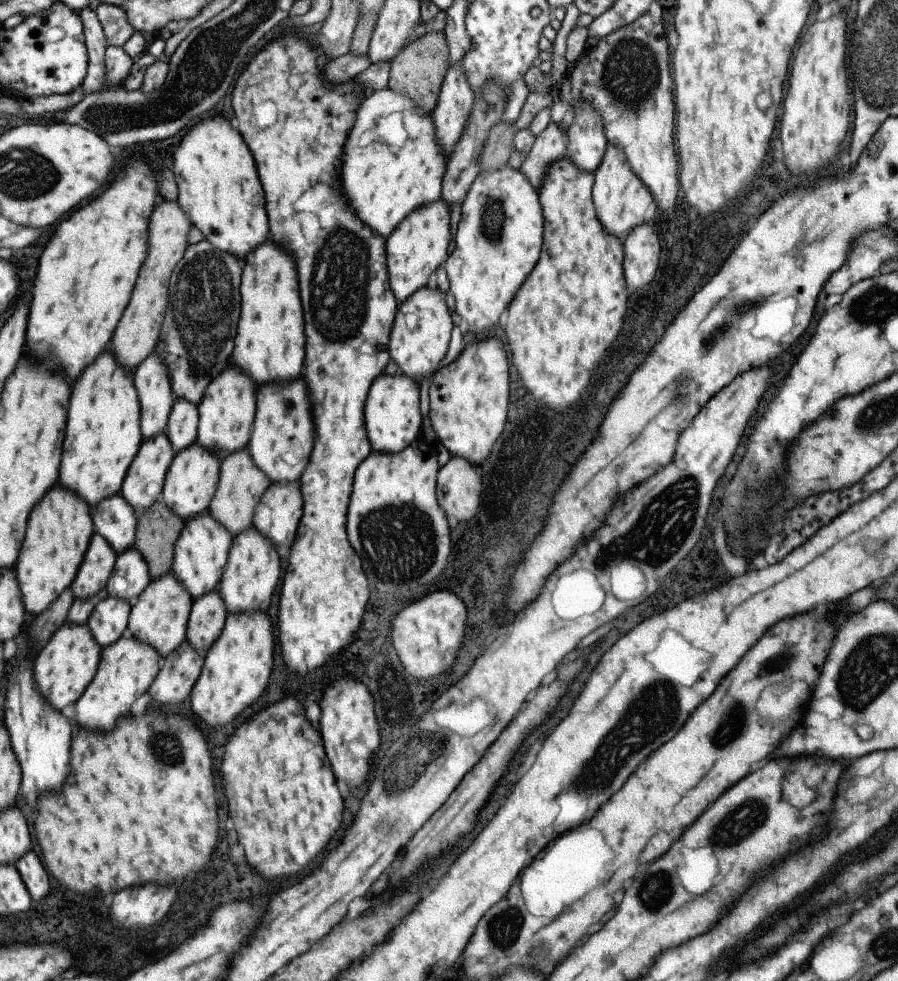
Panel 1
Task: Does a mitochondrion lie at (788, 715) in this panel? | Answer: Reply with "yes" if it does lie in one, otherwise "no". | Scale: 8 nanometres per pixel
no

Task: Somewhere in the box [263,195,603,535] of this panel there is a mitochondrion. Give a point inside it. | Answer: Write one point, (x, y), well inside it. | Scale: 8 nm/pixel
(340, 278)

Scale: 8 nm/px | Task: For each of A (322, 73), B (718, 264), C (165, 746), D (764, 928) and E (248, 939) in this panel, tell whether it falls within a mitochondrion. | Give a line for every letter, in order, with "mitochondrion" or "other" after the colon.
A: other
B: other
C: mitochondrion
D: other
E: other

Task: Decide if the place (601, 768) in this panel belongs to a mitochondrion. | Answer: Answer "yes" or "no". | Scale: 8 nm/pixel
yes

